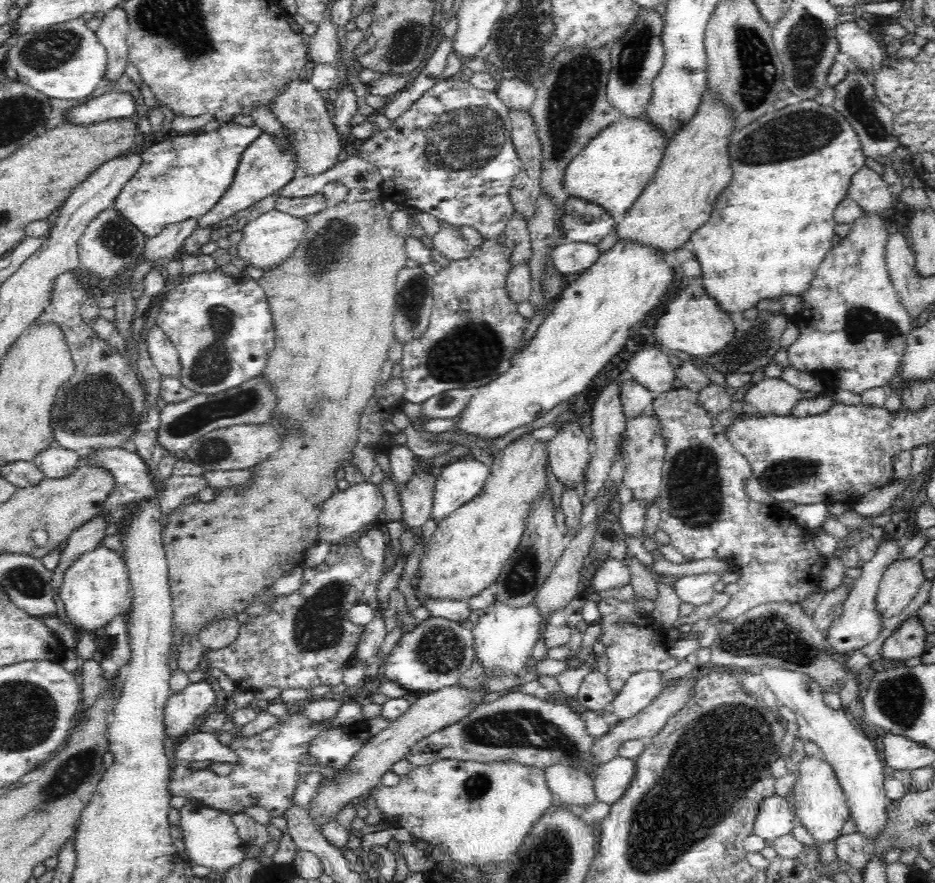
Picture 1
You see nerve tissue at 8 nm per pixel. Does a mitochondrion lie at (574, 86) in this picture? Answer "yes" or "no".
yes

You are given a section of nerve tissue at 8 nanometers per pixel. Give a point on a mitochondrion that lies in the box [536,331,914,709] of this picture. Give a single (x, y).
(695, 498)

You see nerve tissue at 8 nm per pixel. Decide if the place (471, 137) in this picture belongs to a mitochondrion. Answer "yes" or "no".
yes

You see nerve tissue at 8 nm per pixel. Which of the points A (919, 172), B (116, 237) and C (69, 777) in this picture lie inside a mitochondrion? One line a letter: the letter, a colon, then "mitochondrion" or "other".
A: other
B: mitochondrion
C: mitochondrion

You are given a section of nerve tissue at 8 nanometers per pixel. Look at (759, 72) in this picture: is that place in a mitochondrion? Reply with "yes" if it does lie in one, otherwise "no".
yes

